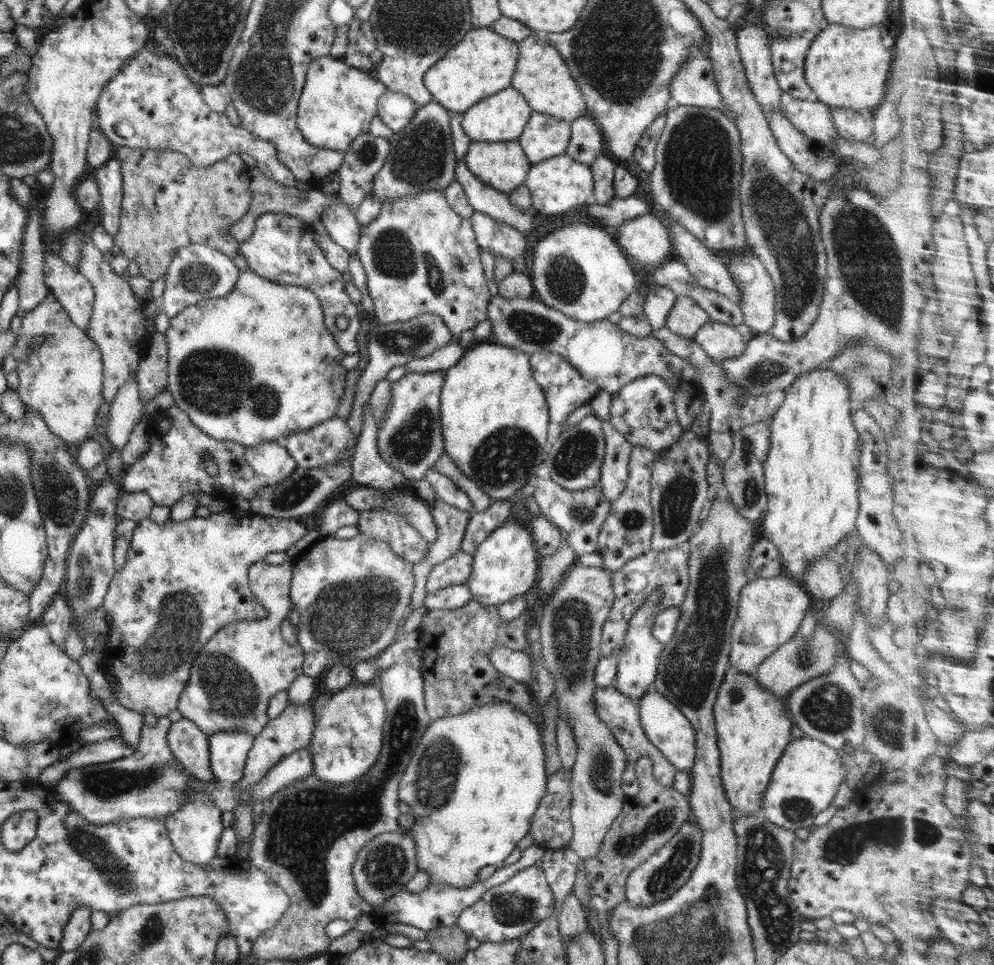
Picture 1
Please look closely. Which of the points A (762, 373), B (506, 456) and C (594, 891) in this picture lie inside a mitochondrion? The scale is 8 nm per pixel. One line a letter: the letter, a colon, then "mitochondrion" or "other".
A: mitochondrion
B: mitochondrion
C: other

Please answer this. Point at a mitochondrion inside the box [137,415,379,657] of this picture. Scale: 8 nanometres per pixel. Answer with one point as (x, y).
(293, 493)

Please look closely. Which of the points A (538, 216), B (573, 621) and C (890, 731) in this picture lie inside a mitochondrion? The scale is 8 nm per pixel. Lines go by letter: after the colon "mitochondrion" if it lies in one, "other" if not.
A: other
B: mitochondrion
C: mitochondrion

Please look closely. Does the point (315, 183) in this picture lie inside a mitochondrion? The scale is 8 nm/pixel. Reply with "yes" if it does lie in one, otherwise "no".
no

